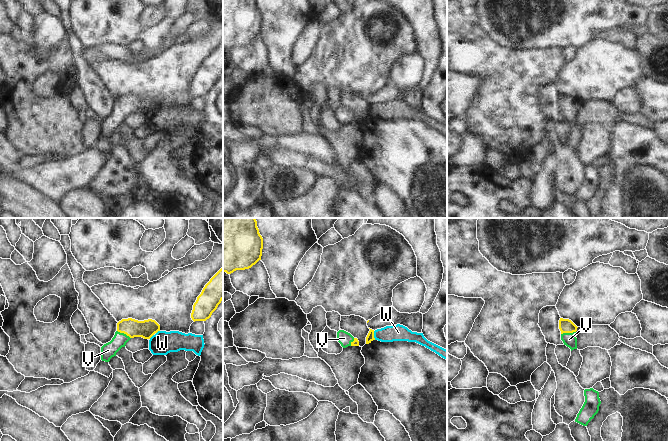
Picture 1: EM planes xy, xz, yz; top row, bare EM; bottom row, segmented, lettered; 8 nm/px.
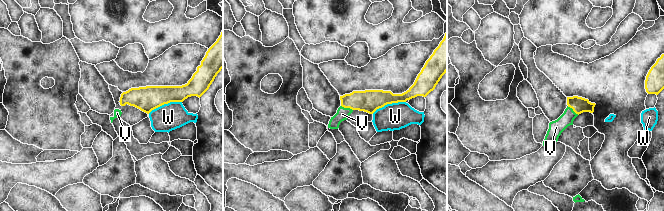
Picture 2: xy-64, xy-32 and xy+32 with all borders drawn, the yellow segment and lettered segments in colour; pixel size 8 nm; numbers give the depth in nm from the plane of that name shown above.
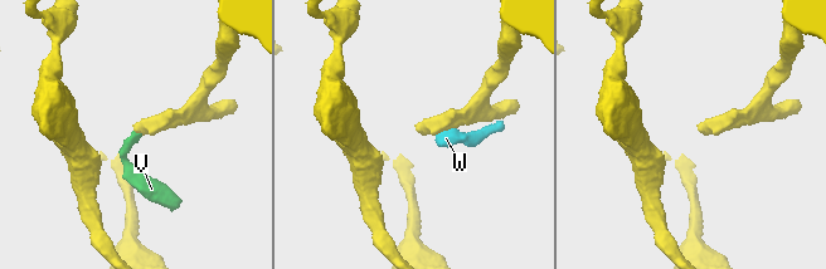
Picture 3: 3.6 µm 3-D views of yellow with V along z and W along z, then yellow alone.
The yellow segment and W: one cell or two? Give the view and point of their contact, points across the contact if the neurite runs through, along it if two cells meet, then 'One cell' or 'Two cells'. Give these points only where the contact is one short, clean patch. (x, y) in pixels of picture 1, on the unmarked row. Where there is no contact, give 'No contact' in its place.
Touches yellow at xz (373, 111). Boundary: xz (373, 107), (375, 115). Two cells

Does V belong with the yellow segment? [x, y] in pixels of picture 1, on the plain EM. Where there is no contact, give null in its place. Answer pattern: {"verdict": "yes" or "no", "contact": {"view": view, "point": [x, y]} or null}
{"verdict": "yes", "contact": {"view": "yz", "point": [568, 108]}}

